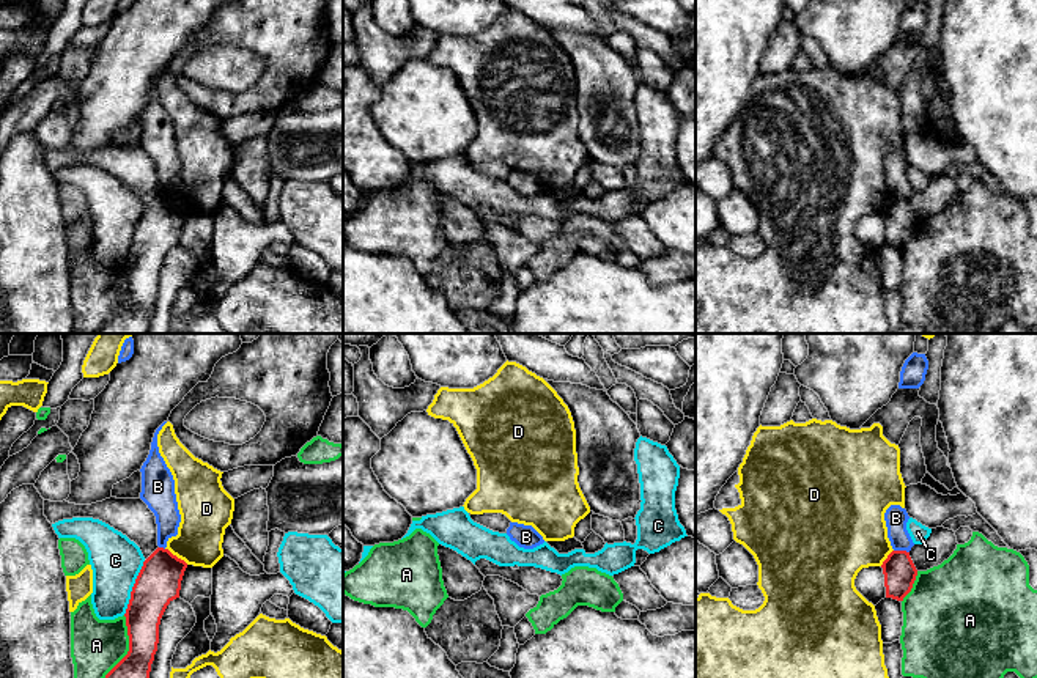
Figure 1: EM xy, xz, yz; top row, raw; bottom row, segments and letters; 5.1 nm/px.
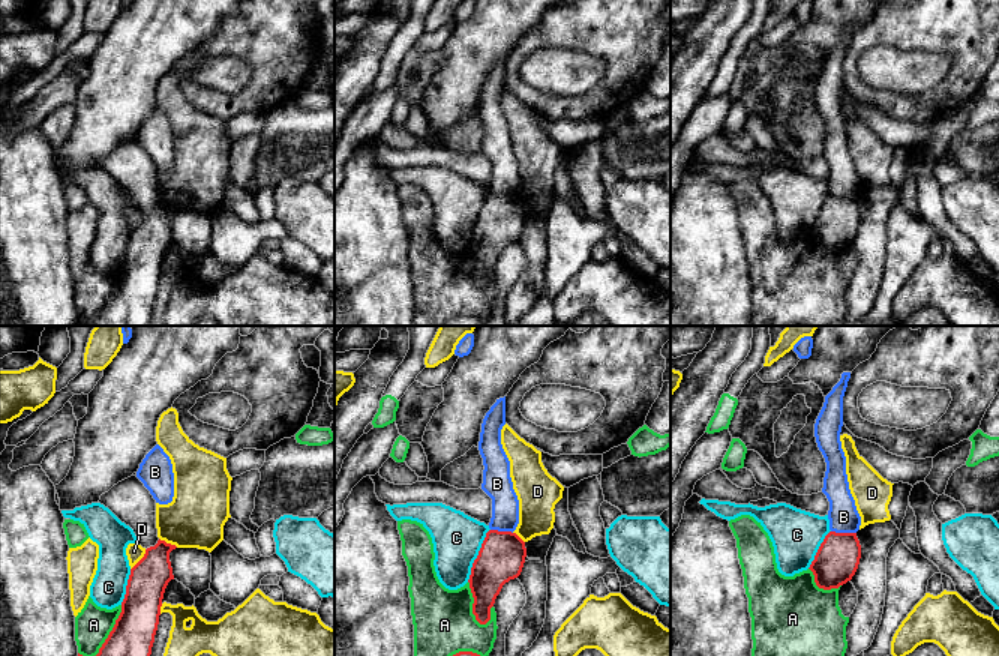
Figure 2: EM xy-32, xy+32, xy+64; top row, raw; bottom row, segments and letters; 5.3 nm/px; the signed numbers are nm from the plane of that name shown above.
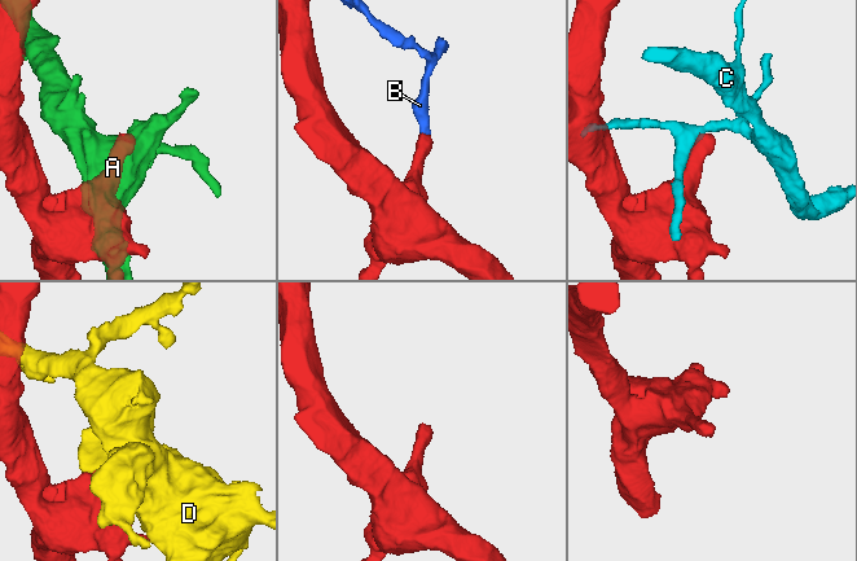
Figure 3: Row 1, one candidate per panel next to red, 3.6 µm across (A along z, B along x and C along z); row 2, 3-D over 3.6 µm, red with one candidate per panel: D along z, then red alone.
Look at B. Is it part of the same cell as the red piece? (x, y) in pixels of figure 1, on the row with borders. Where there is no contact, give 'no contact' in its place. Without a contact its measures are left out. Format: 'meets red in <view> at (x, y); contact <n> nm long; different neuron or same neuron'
meets red in yz at (902, 551); contact 80 nm long; different neuron

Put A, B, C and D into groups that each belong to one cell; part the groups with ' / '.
A / B / C / D

